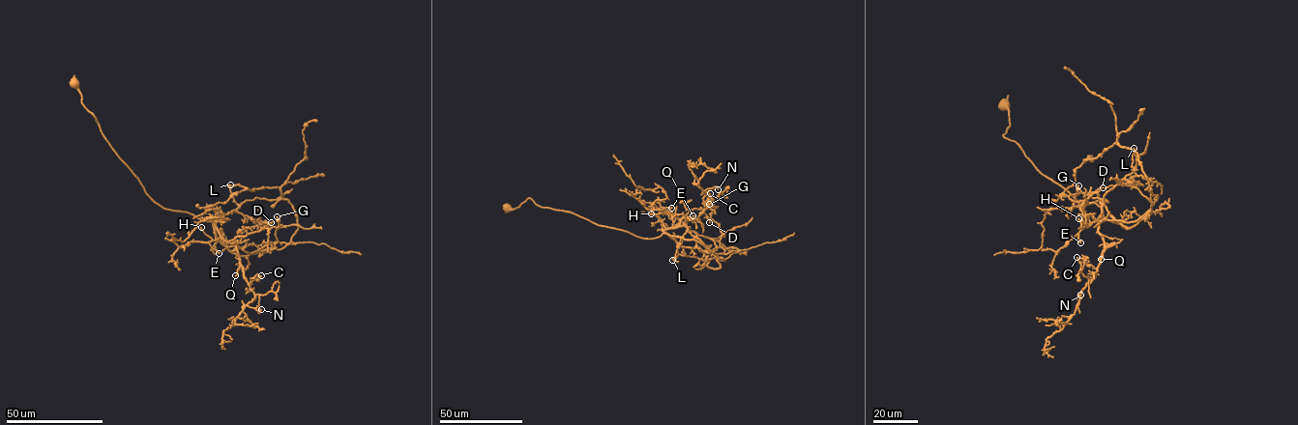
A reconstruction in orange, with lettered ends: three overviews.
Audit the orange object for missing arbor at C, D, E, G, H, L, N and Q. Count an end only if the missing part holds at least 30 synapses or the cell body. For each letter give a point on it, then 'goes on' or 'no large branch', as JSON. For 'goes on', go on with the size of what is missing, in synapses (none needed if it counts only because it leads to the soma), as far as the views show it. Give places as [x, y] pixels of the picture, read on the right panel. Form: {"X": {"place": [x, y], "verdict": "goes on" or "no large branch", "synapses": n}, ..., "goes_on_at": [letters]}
{"C": {"place": [1076, 257], "verdict": "no large branch"}, "D": {"place": [1103, 187], "verdict": "no large branch"}, "E": {"place": [1080, 242], "verdict": "no large branch"}, "G": {"place": [1078, 185], "verdict": "no large branch"}, "H": {"place": [1078, 218], "verdict": "no large branch"}, "L": {"place": [1134, 148], "verdict": "no large branch"}, "N": {"place": [1080, 295], "verdict": "no large branch"}, "Q": {"place": [1101, 259], "verdict": "no large branch"}, "goes_on_at": []}

